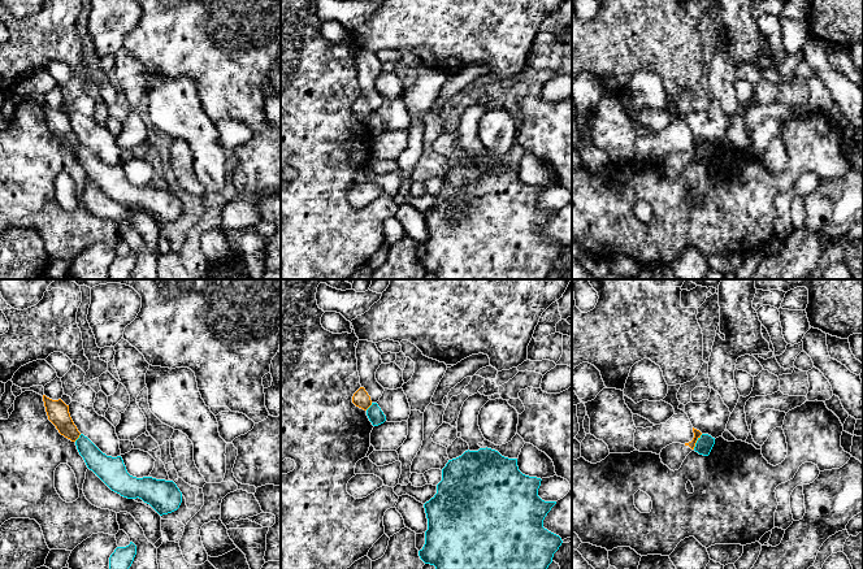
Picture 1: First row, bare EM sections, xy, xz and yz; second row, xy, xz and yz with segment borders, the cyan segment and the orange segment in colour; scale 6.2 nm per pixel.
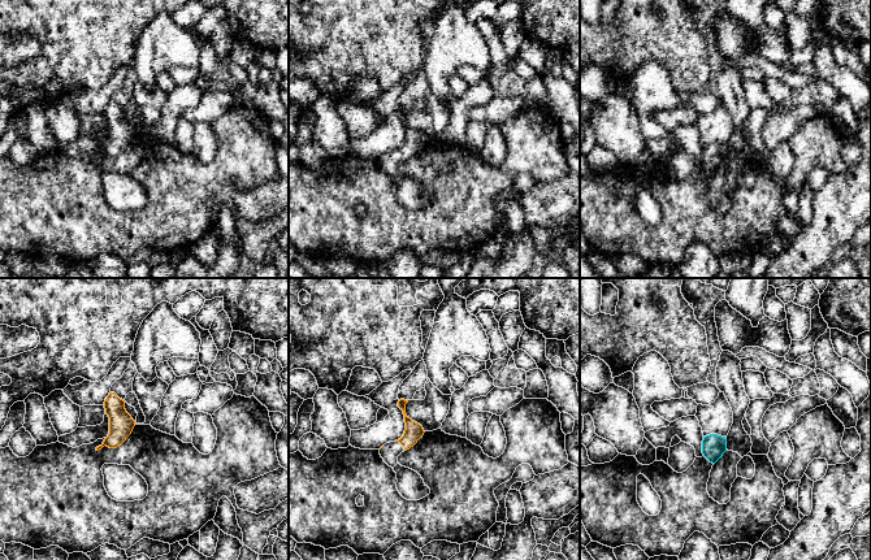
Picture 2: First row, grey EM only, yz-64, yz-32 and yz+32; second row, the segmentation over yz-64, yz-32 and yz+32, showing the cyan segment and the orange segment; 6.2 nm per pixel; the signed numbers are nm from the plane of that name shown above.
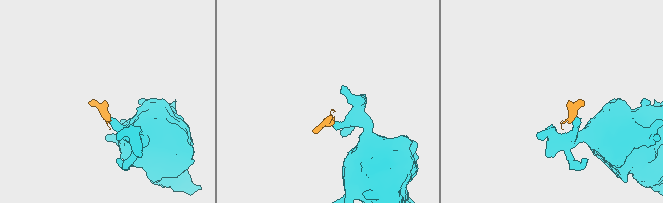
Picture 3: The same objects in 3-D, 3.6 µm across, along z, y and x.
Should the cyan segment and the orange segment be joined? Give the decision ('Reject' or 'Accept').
Reject

